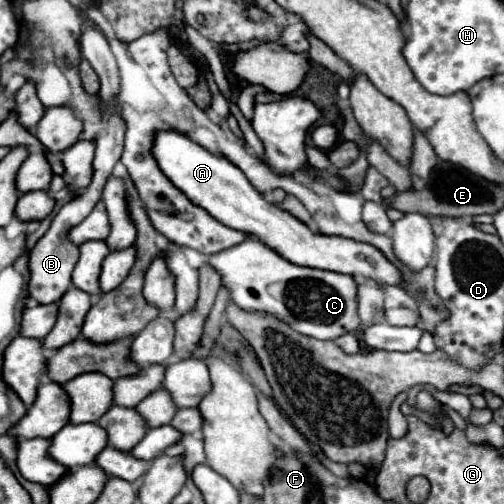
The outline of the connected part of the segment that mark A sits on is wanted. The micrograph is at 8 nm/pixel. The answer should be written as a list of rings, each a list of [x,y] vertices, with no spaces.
[[[160,131],[160,133],[156,133],[152,153],[154,153],[160,169],[164,171],[164,175],[182,193],[186,193],[186,197],[192,203],[204,207],[220,223],[260,239],[262,243],[266,243],[268,247],[278,251],[282,257],[286,257],[290,263],[346,273],[352,277],[364,275],[364,277],[372,277],[380,285],[402,285],[400,271],[376,247],[372,247],[368,243],[344,239],[344,237],[312,233],[294,215],[268,203],[234,163],[230,163],[222,155],[210,153],[202,145],[194,143],[190,137],[186,137],[182,133]]]

